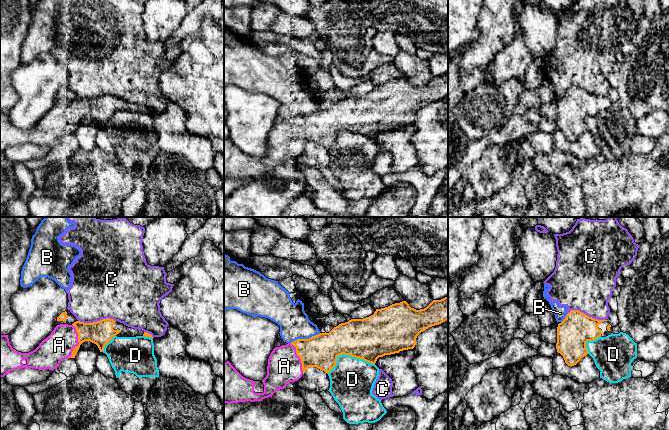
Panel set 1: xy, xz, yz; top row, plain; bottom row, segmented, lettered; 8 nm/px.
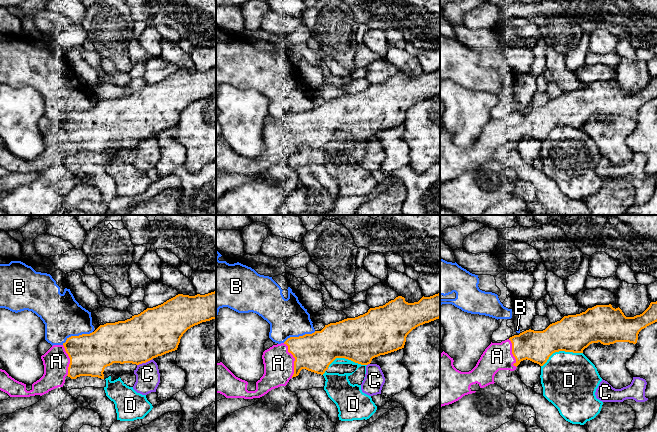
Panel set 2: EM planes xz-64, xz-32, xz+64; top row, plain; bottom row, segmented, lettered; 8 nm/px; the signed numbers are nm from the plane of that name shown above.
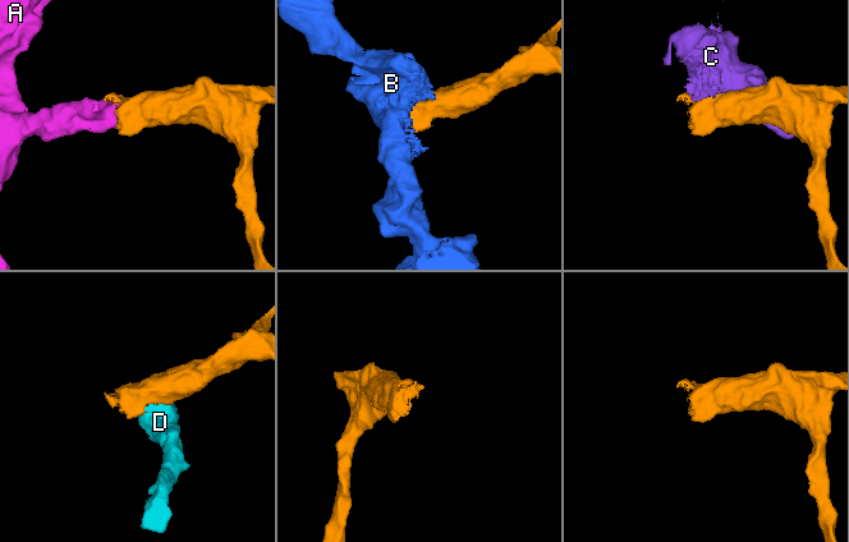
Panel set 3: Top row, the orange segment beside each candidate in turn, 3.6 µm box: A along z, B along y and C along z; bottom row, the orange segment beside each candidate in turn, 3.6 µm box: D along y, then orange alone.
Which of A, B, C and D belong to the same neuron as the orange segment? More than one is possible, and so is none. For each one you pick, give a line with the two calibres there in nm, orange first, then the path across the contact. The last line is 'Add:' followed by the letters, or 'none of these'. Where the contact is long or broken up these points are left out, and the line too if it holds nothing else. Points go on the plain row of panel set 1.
A: Thickness 190 nm (orange) against 220 nm
Add: A

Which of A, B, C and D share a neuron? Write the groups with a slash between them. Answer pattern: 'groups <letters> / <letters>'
groups A / B C / D

